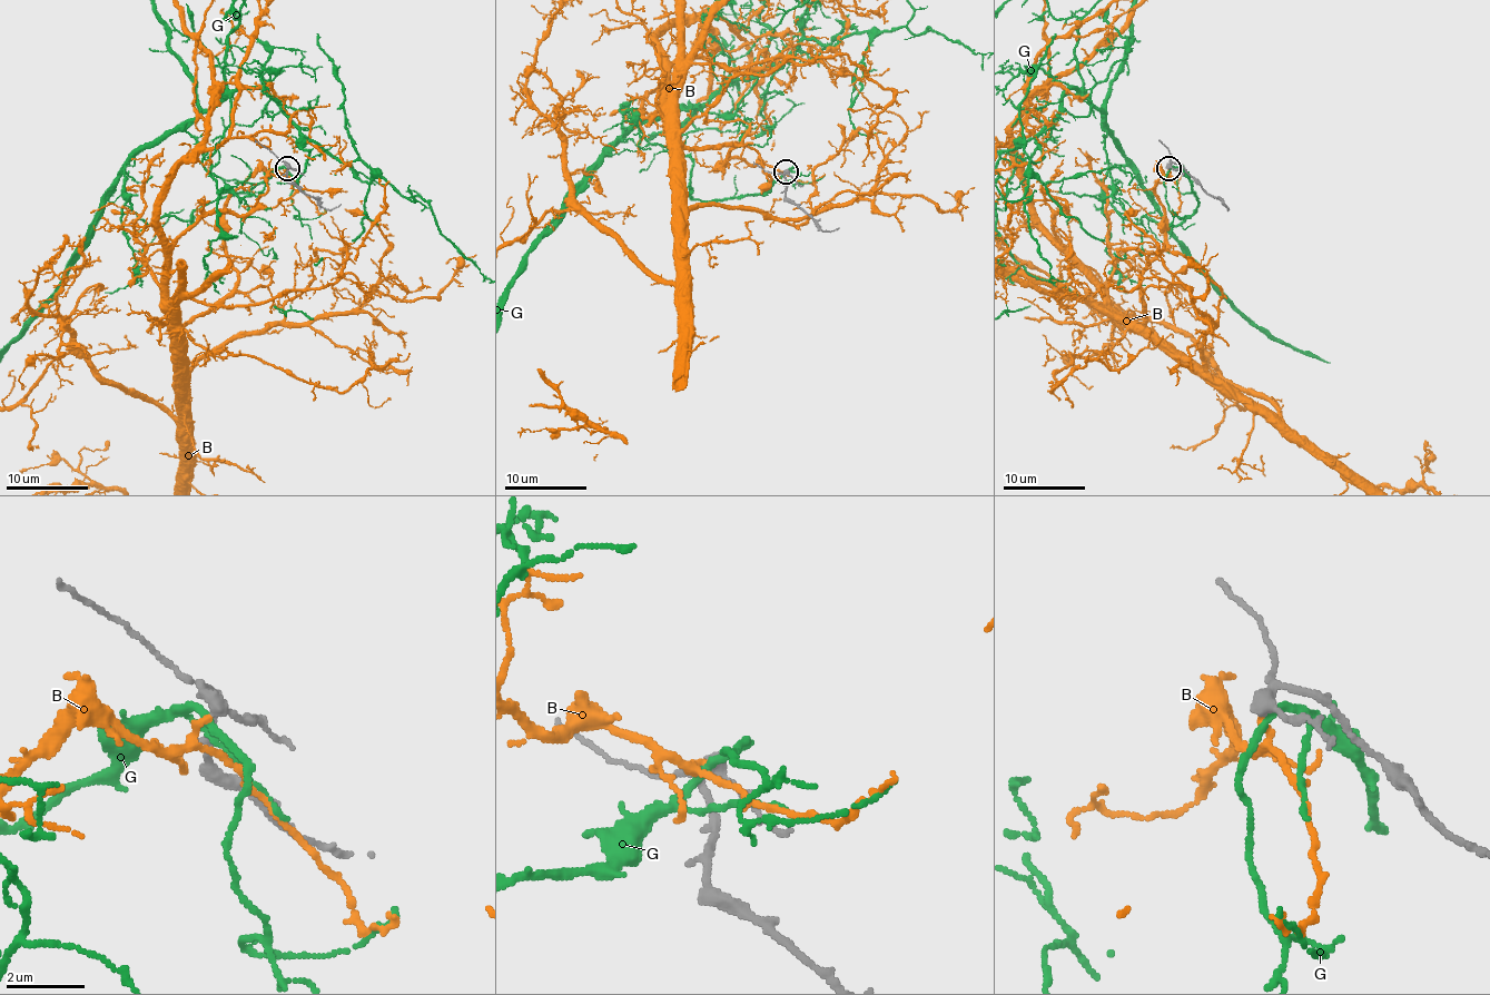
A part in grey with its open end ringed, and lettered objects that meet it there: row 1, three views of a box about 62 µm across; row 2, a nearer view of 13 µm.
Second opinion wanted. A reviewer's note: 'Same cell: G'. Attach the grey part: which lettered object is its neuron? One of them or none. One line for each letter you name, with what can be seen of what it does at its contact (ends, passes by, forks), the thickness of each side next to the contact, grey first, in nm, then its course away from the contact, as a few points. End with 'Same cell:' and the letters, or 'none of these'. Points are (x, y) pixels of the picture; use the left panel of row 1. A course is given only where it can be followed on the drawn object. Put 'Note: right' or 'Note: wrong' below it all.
B: it passes by; 240 nm thick on the grey side, 110 nm on the other
Same cell: B
Note: wrong

